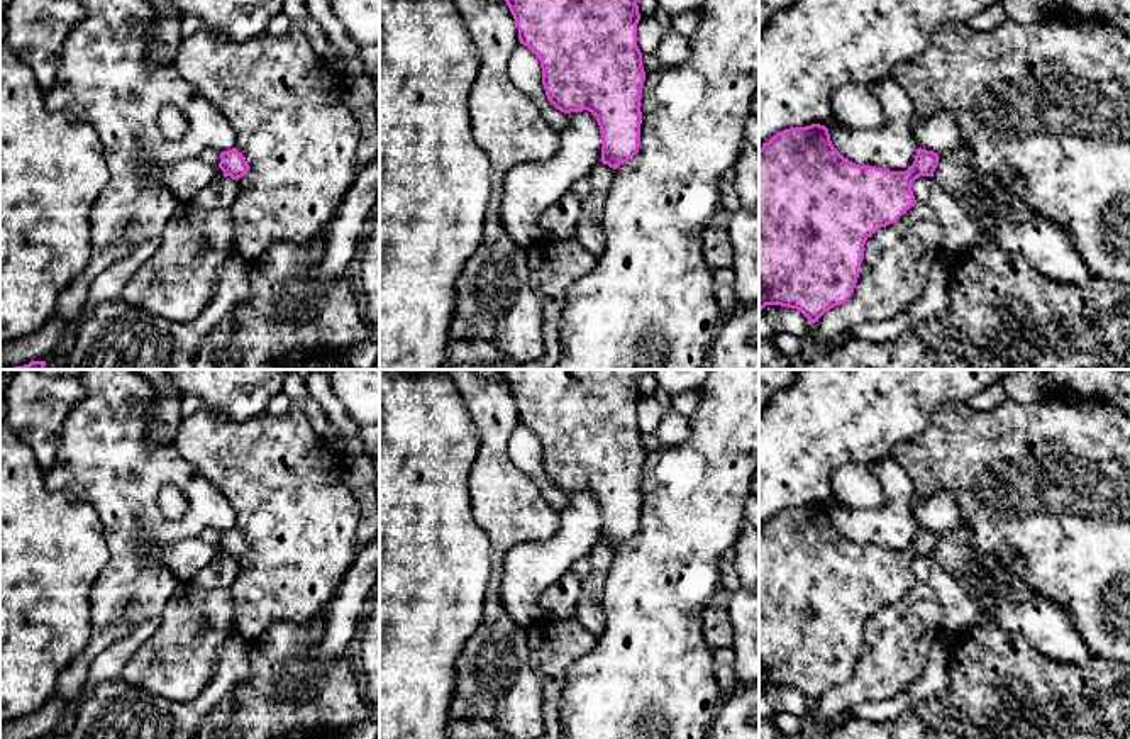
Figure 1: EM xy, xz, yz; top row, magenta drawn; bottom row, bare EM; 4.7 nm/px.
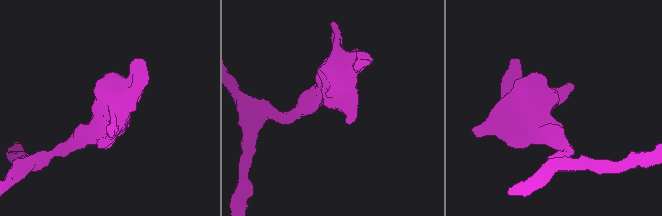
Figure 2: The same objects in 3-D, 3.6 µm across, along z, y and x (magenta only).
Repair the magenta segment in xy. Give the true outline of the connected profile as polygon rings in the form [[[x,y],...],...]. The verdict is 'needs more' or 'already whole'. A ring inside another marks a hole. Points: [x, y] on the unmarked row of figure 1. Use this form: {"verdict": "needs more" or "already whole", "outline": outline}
{"verdict": "already whole", "outline": [[[235,527],[220,532],[219,547],[235,561],[249,551],[246,537]]]}

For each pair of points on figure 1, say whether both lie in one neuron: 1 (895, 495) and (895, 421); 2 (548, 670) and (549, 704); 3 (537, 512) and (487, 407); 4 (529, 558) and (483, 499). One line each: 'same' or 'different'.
1: different
2: same
3: same
4: different

